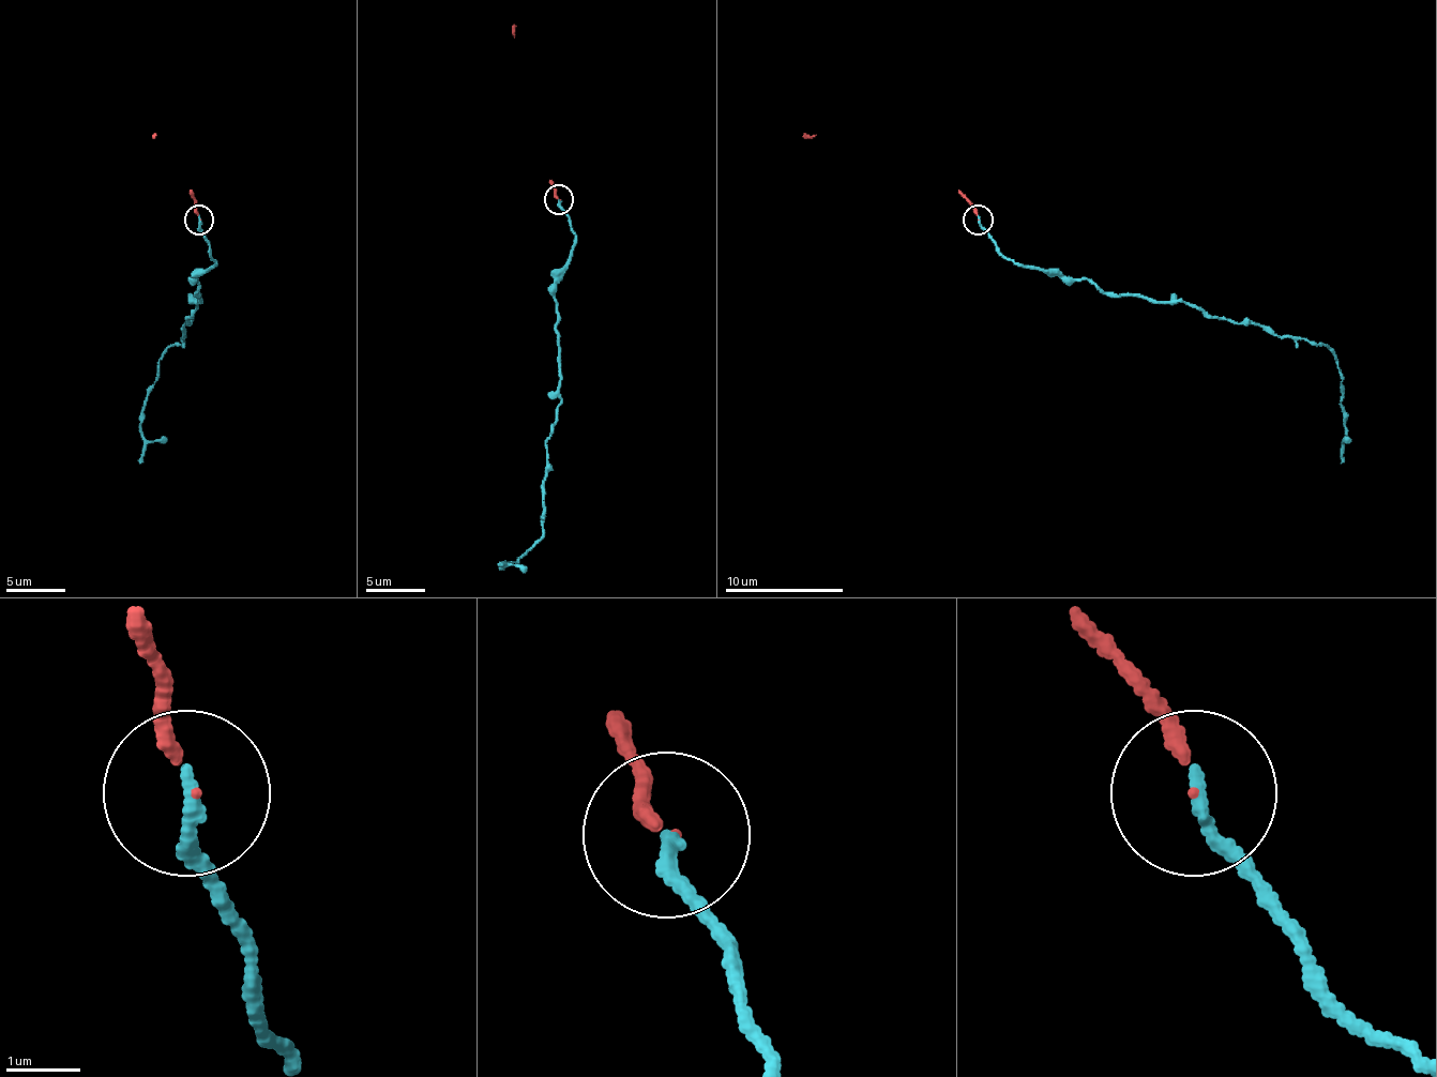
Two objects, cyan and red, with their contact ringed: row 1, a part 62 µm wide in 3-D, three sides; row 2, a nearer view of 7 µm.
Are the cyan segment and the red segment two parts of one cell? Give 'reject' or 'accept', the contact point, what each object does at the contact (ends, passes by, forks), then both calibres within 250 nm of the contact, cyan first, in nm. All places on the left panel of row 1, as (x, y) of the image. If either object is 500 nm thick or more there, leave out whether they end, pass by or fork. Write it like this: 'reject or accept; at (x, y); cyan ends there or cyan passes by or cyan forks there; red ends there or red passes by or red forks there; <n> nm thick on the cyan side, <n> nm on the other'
accept; at (199, 220); cyan ends there; red ends there; 200 nm thick on the cyan side, 140 nm on the other

